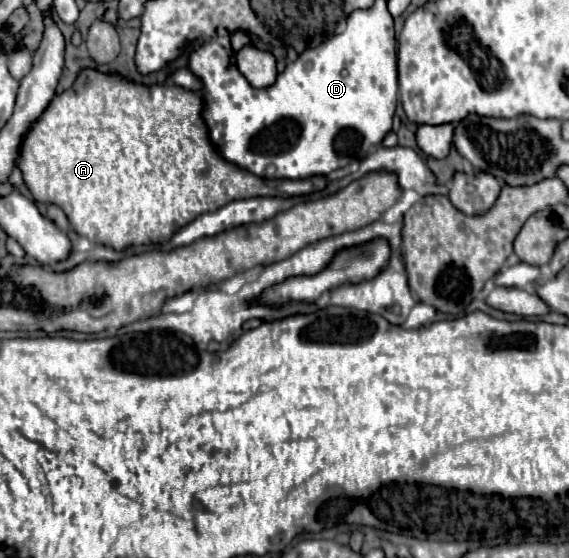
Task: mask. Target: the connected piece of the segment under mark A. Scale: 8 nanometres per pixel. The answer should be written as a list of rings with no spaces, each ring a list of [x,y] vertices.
[[[118,73],[102,77],[104,79],[98,79],[98,83],[86,85],[86,93],[66,89],[56,95],[50,101],[50,107],[46,107],[46,115],[30,127],[30,135],[26,135],[26,143],[22,143],[16,163],[34,201],[58,205],[80,237],[116,251],[122,251],[128,245],[166,241],[194,217],[240,199],[240,179],[242,199],[280,195],[278,179],[270,181],[256,177],[250,171],[240,171],[214,151],[200,115],[202,101],[194,91],[176,85],[142,85]]]

